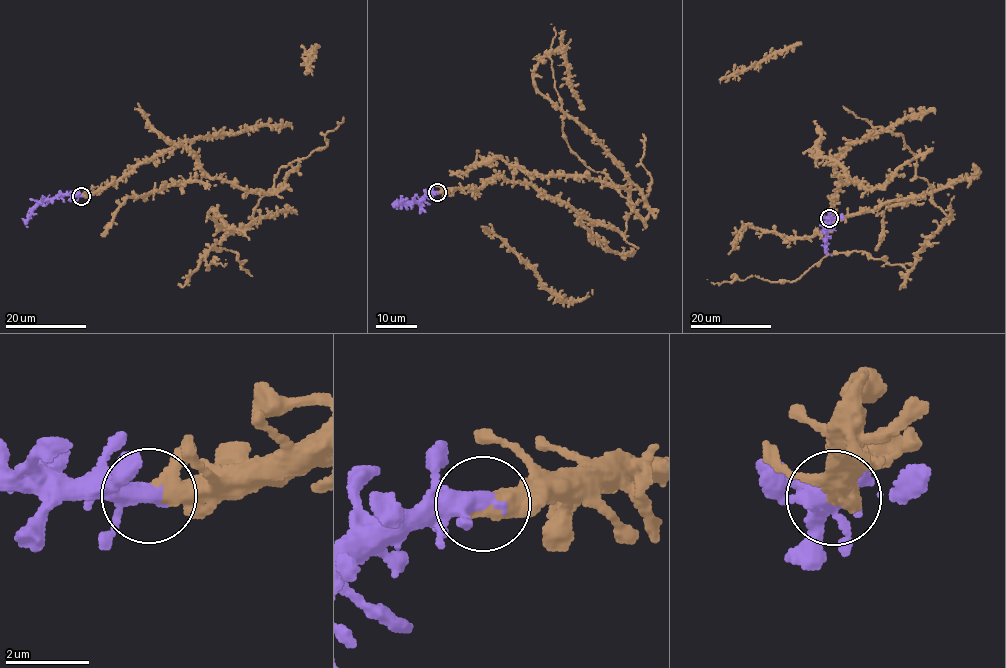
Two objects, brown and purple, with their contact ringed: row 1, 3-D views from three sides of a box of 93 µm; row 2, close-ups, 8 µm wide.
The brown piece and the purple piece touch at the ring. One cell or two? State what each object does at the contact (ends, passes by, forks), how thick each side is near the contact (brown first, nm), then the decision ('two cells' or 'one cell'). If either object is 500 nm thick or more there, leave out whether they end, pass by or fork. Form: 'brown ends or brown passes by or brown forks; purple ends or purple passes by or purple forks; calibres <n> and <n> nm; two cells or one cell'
brown passes by; purple passes by; calibres 360 and 360 nm; one cell

